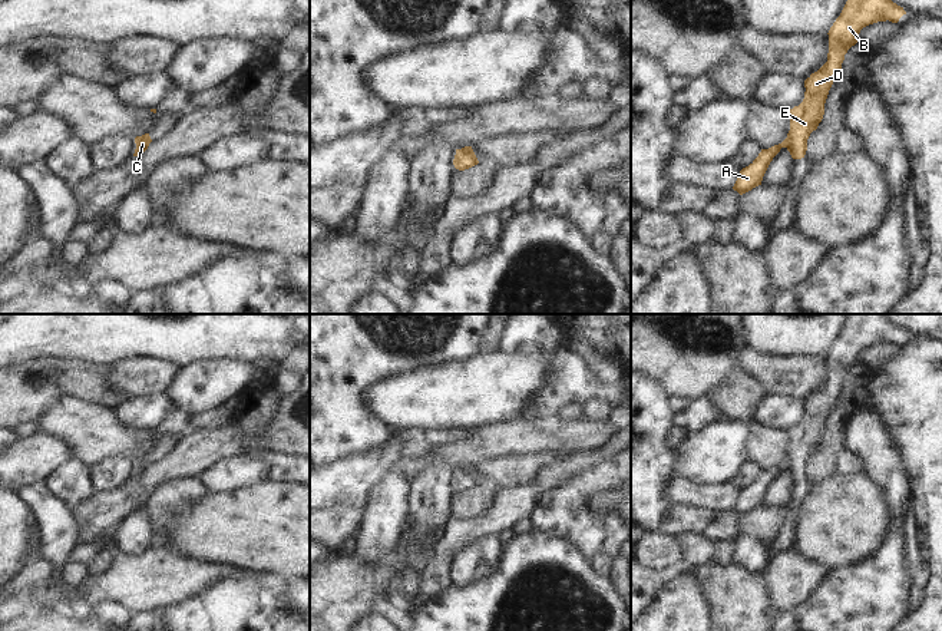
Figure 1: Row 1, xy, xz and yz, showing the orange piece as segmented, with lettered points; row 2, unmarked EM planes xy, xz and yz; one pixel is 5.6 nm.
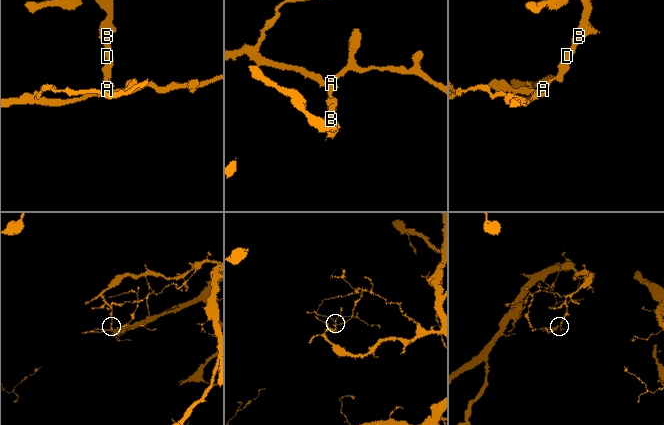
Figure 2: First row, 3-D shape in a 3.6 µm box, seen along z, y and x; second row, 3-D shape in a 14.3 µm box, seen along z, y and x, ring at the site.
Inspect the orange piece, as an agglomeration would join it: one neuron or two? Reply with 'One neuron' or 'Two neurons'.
Two neurons

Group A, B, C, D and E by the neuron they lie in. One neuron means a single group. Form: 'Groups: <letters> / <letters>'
Groups: A / B C D E

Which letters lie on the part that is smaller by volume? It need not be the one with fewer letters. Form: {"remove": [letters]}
{"remove": ["A"]}

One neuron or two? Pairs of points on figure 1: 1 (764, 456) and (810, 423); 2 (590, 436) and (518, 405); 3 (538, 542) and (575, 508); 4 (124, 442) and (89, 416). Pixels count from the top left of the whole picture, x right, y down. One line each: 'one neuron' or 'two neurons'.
1: two neurons
2: two neurons
3: two neurons
4: one neuron

